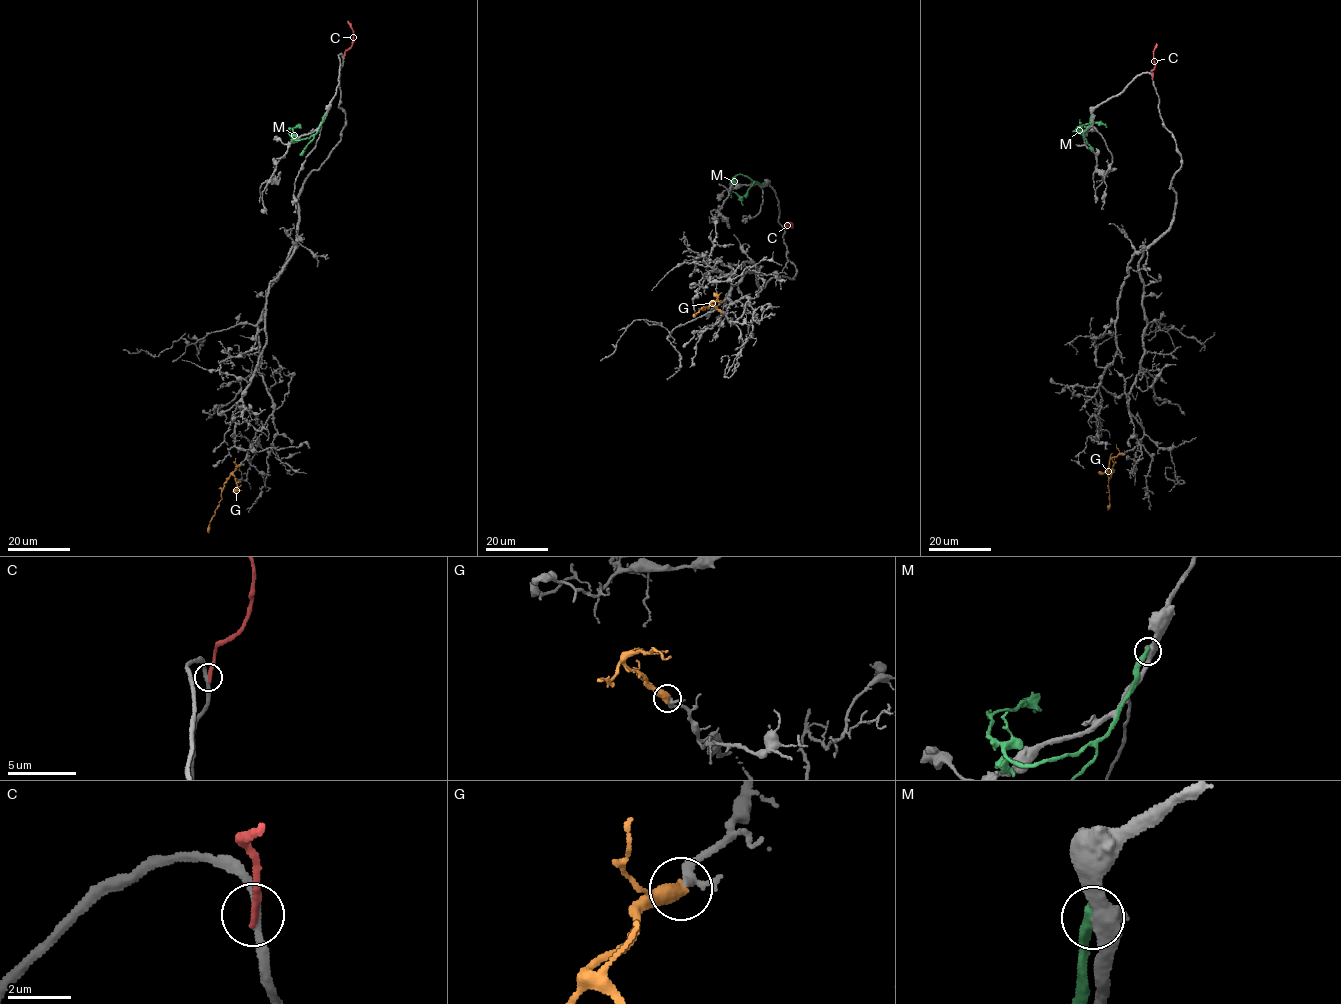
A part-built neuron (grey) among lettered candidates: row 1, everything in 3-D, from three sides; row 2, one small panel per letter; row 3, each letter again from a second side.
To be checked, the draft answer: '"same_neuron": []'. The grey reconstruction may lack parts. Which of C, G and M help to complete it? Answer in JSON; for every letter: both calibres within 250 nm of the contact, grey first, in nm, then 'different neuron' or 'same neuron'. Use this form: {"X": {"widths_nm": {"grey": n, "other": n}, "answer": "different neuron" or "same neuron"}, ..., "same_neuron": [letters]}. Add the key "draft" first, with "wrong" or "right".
{"draft": "wrong", "C": {"widths_nm": {"grey": 260, "other": 280}, "answer": "different neuron"}, "G": {"widths_nm": {"grey": 320, "other": 550}, "answer": "same neuron"}, "M": {"widths_nm": {"grey": 550, "other": 360}, "answer": "different neuron"}, "same_neuron": ["G"]}

